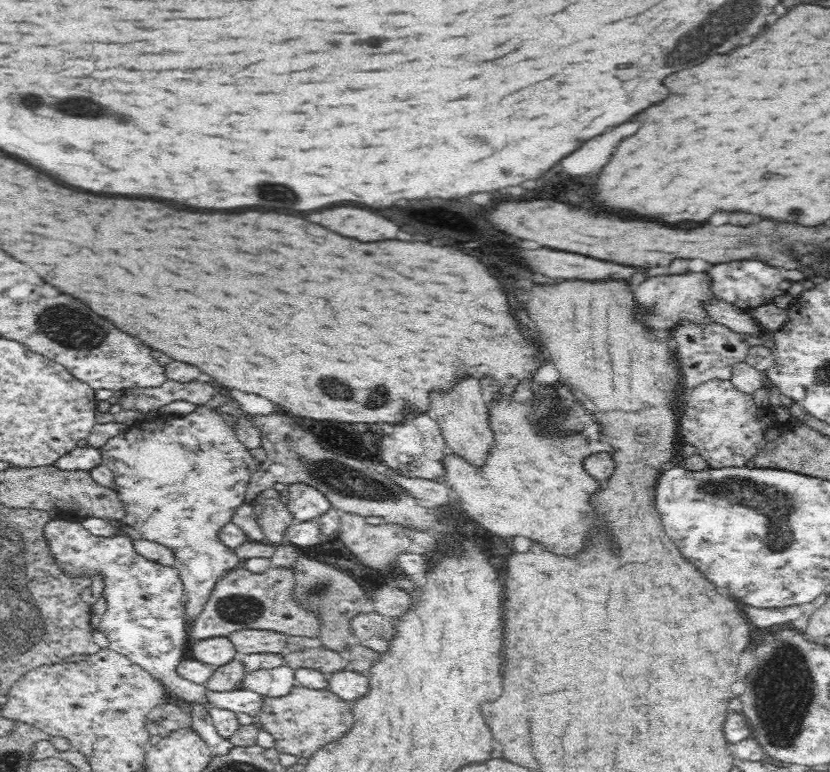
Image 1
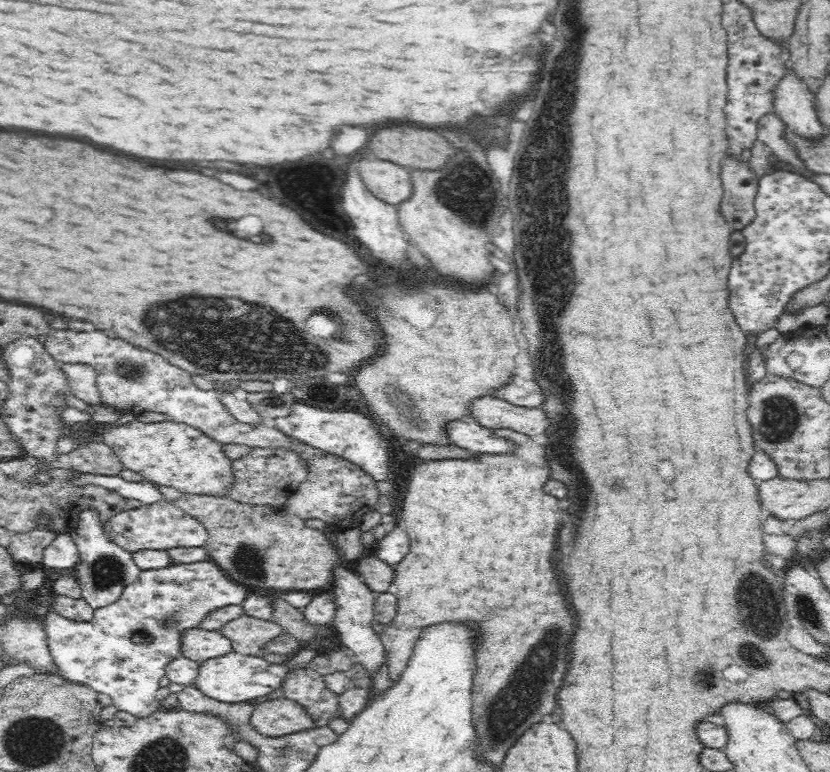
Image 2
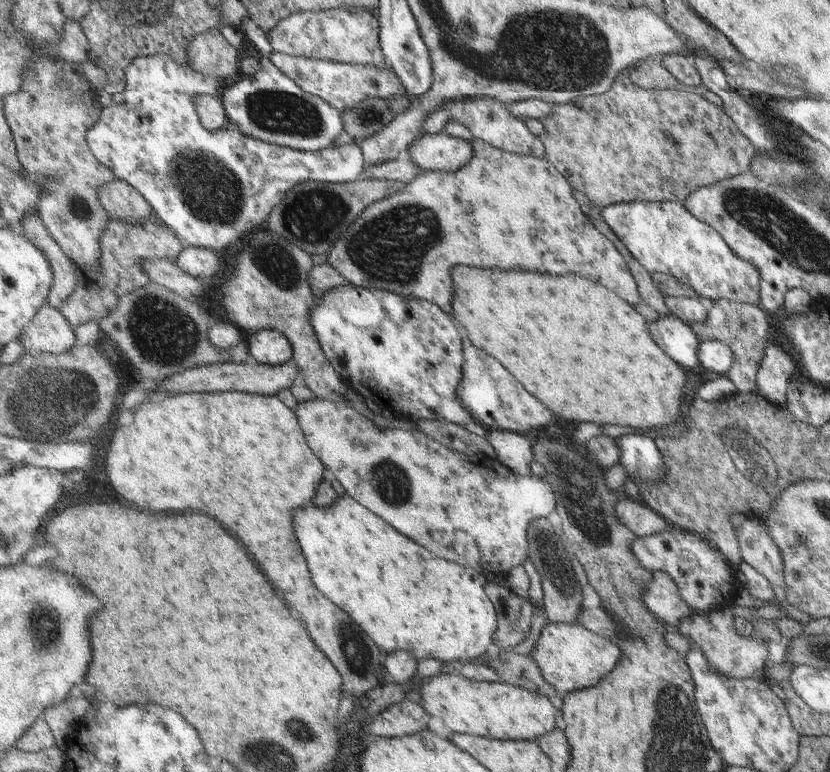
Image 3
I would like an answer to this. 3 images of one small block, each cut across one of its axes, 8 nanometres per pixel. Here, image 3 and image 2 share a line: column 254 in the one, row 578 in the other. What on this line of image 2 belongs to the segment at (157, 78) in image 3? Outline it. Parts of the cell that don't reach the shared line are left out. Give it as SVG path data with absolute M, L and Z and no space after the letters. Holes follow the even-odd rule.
M212 560L204 561L204 562L193 562L192 564L171 564L167 567L162 567L159 569L152 569L142 571L140 576L130 584L126 585L126 588L123 588L124 592L120 593L118 599L120 599L120 606L110 606L106 605L103 607L96 609L96 612L93 612L94 620L90 622L84 622L84 624L80 624L80 622L76 622L64 616L58 614L54 610L50 610L45 617L42 618L41 625L43 626L44 634L46 635L46 646L49 650L49 653L52 655L52 660L54 661L55 669L57 670L60 677L63 677L65 680L71 681L72 683L82 683L83 685L87 685L89 688L92 688L94 691L106 694L112 702L114 708L118 709L118 712L112 718L112 723L117 726L133 726L136 722L136 719L147 718L156 712L159 712L162 709L160 705L160 701L155 698L156 692L161 688L160 680L165 675L165 668L169 662L172 662L175 658L182 656L182 634L186 632L186 630L190 630L192 628L198 628L204 618L210 614L210 612L214 612L214 610L218 610L220 608L224 608L225 606L230 605L240 605L242 601L249 595L250 590L244 586L242 583L236 582L234 579L230 578L226 572L222 570L220 565L212 562Z

